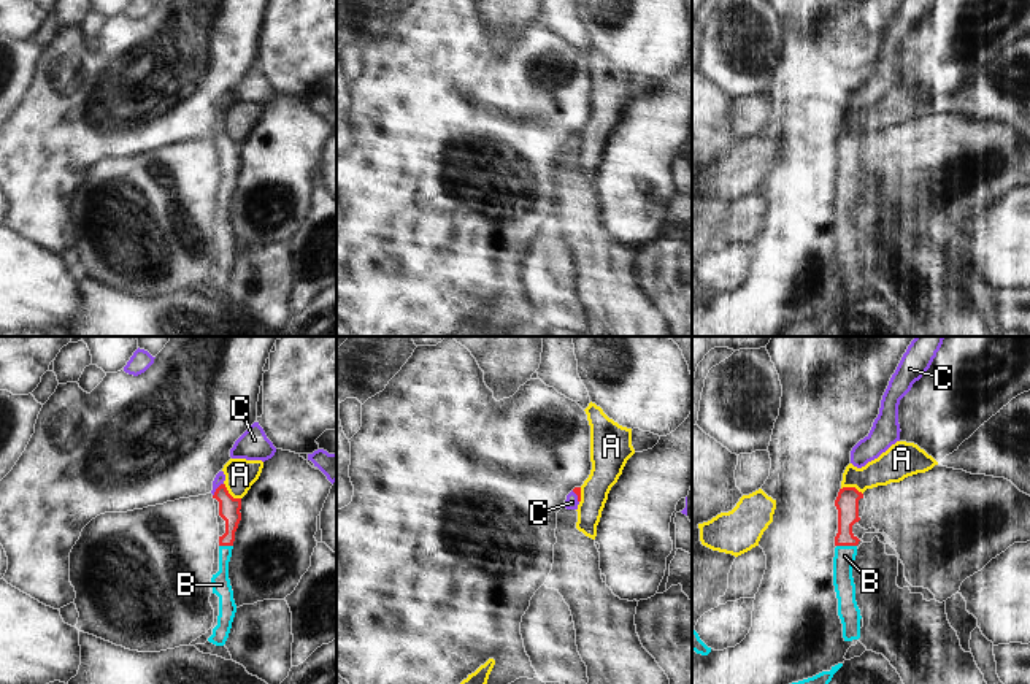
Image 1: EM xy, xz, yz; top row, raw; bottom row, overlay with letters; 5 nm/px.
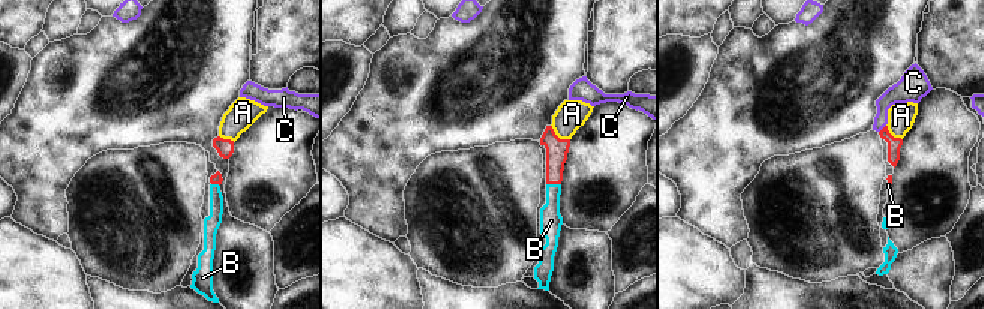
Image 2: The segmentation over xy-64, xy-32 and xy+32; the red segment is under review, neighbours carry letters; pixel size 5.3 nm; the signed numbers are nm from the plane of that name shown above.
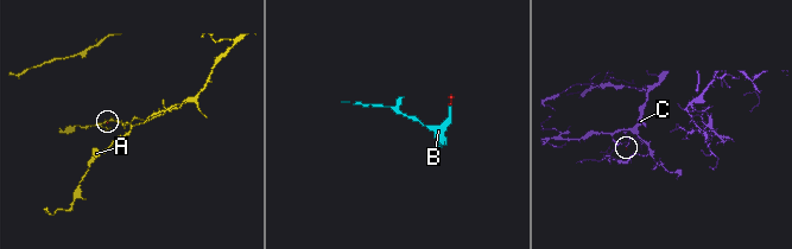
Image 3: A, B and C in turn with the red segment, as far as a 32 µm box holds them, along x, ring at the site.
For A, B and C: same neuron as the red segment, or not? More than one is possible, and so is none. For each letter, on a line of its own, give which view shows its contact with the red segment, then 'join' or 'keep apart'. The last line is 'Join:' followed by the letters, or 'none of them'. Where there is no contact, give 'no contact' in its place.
A: contact in xy; keep apart
B: contact in yz; join
C: contact in xy; join
Join: B, C

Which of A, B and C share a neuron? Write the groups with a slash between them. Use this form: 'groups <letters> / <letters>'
groups A / B C

